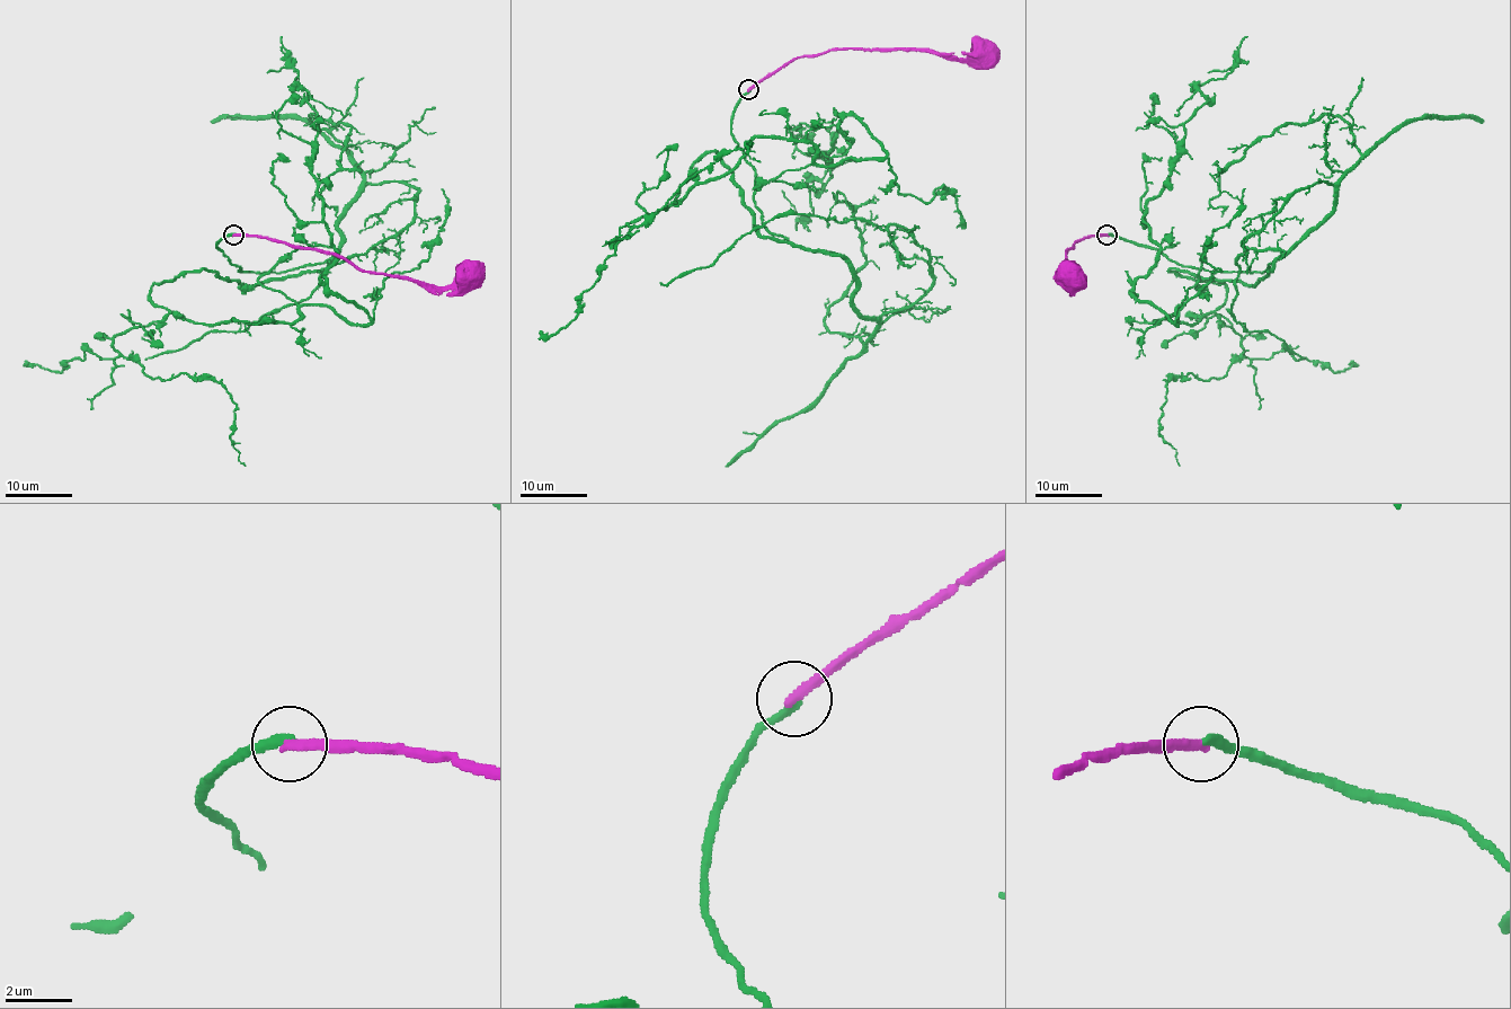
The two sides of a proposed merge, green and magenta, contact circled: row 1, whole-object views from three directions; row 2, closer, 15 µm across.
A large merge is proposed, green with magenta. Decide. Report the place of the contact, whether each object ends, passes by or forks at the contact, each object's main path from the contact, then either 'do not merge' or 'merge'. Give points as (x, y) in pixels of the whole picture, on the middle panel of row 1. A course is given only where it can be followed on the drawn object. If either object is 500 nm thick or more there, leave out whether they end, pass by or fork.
(748, 89) | green ends | magenta ends | green via (749, 90), (761, 223), (815, 251), (714, 152), (665, 210), (756, 138), (883, 157), (853, 115), (797, 229) | magenta via (749, 90), (797, 58), (832, 50), (927, 50), (948, 58), (966, 60), (979, 54) | do not merge

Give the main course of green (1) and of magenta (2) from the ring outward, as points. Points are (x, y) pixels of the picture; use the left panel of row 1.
1: (234, 235), (239, 271), (300, 271), (150, 298), (369, 325), (323, 276), (282, 36)
2: (234, 235), (256, 235), (344, 256), (365, 271), (412, 277), (433, 286), (451, 286), (456, 274), (464, 271)

